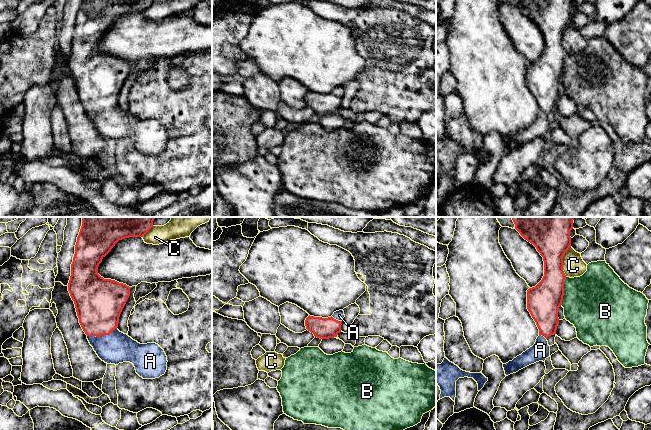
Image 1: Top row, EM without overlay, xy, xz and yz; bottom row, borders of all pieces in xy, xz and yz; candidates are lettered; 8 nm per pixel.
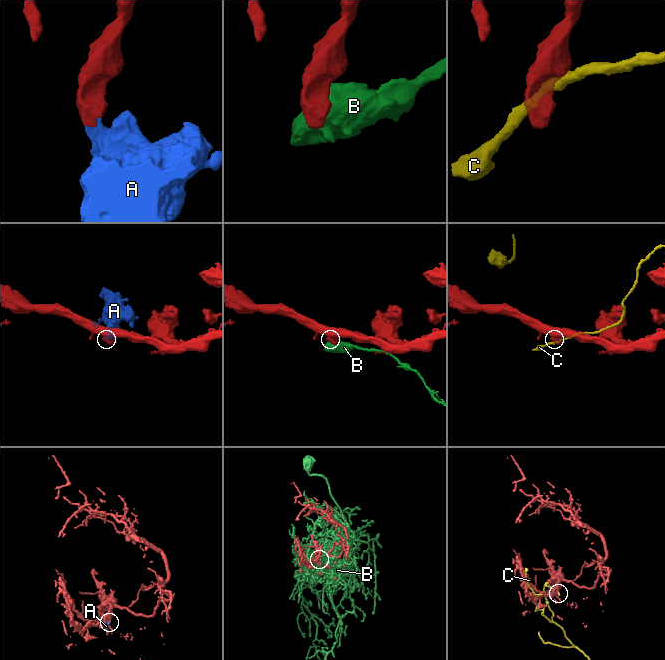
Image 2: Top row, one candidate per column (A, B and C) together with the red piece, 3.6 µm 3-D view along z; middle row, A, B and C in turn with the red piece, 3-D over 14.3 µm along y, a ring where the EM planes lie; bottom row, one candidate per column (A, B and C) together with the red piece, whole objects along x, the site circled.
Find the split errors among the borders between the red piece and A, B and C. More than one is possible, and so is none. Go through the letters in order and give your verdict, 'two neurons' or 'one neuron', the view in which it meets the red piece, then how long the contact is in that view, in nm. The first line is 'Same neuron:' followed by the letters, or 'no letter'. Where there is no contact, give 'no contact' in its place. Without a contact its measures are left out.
Same neuron: A
A: one neuron; meets red in xy; contact 240 nm long
B: two neurons; meets red in yz; contact 240 nm long
C: two neurons; meets red in yz; contact 260 nm long

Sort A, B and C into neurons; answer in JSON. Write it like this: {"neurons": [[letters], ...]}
{"neurons": [["A"], ["B"], ["C"]]}

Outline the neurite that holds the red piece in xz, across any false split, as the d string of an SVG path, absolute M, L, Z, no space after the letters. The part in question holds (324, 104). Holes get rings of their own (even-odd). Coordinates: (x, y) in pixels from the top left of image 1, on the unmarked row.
M343 86L334 88L334 90L328 94L309 91L305 96L305 102L306 105L313 109L317 114L334 114L341 108L341 101L344 93Z

